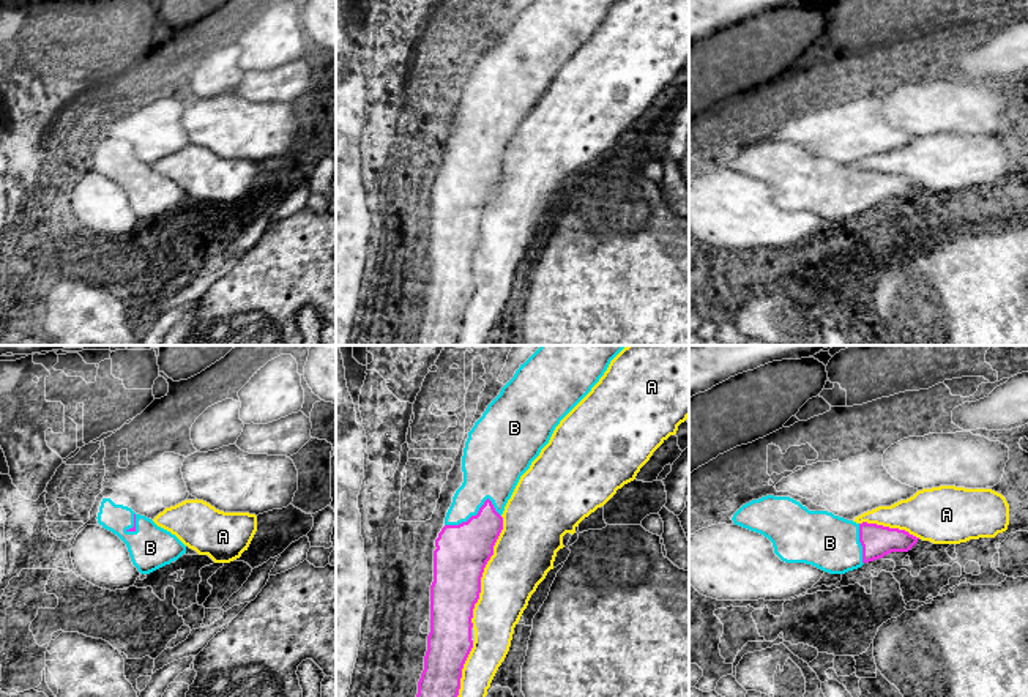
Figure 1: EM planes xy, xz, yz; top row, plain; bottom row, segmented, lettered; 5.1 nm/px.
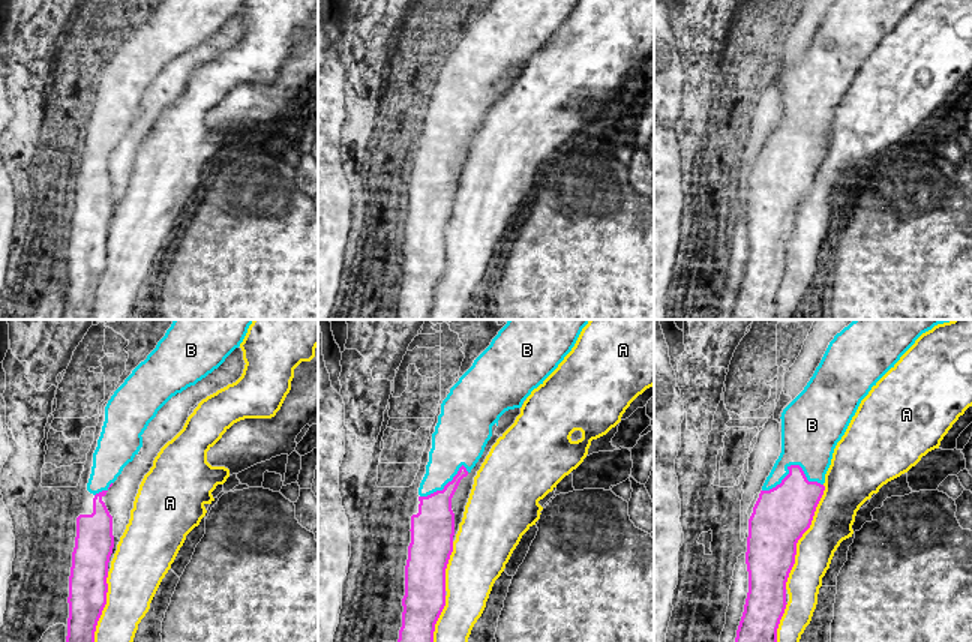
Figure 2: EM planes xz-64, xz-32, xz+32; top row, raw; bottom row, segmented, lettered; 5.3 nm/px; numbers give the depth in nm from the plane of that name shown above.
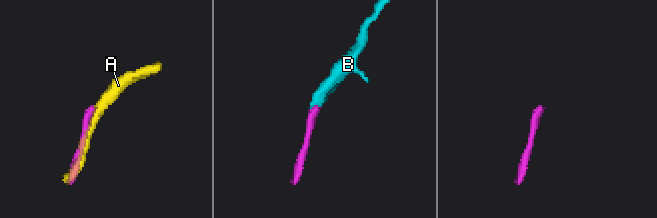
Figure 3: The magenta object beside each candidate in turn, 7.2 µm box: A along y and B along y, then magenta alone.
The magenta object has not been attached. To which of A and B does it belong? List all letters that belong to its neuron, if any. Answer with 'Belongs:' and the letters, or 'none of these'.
Belongs: B

